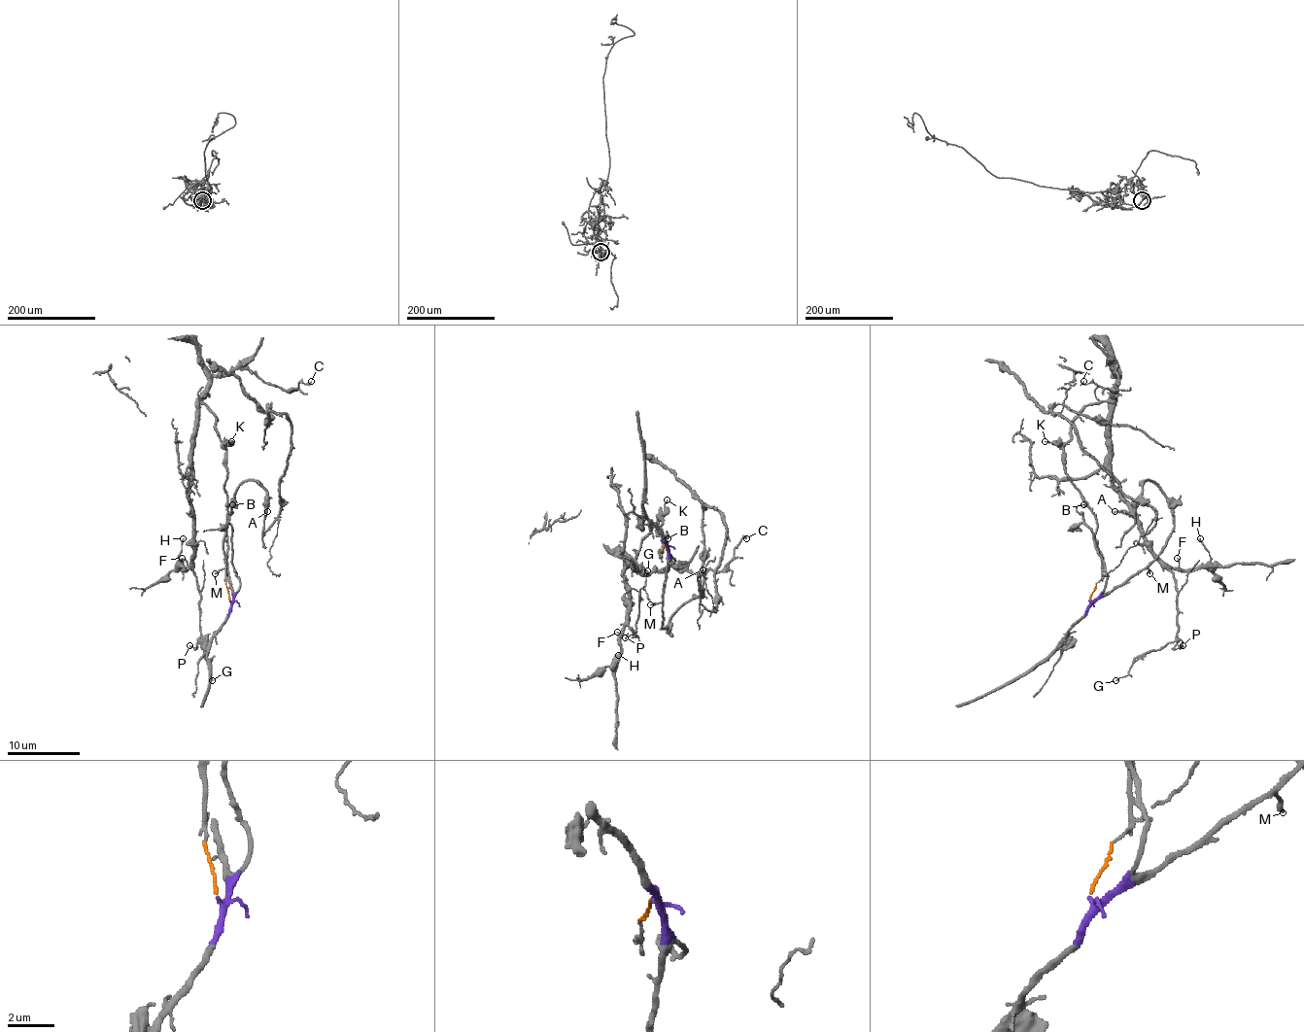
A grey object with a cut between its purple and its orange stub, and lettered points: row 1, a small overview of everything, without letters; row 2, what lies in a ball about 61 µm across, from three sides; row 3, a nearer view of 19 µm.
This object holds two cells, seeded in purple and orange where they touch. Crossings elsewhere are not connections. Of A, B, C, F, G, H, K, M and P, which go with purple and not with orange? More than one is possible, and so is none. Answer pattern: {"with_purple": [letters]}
{"with_purple": ["A", "B", "M"]}

